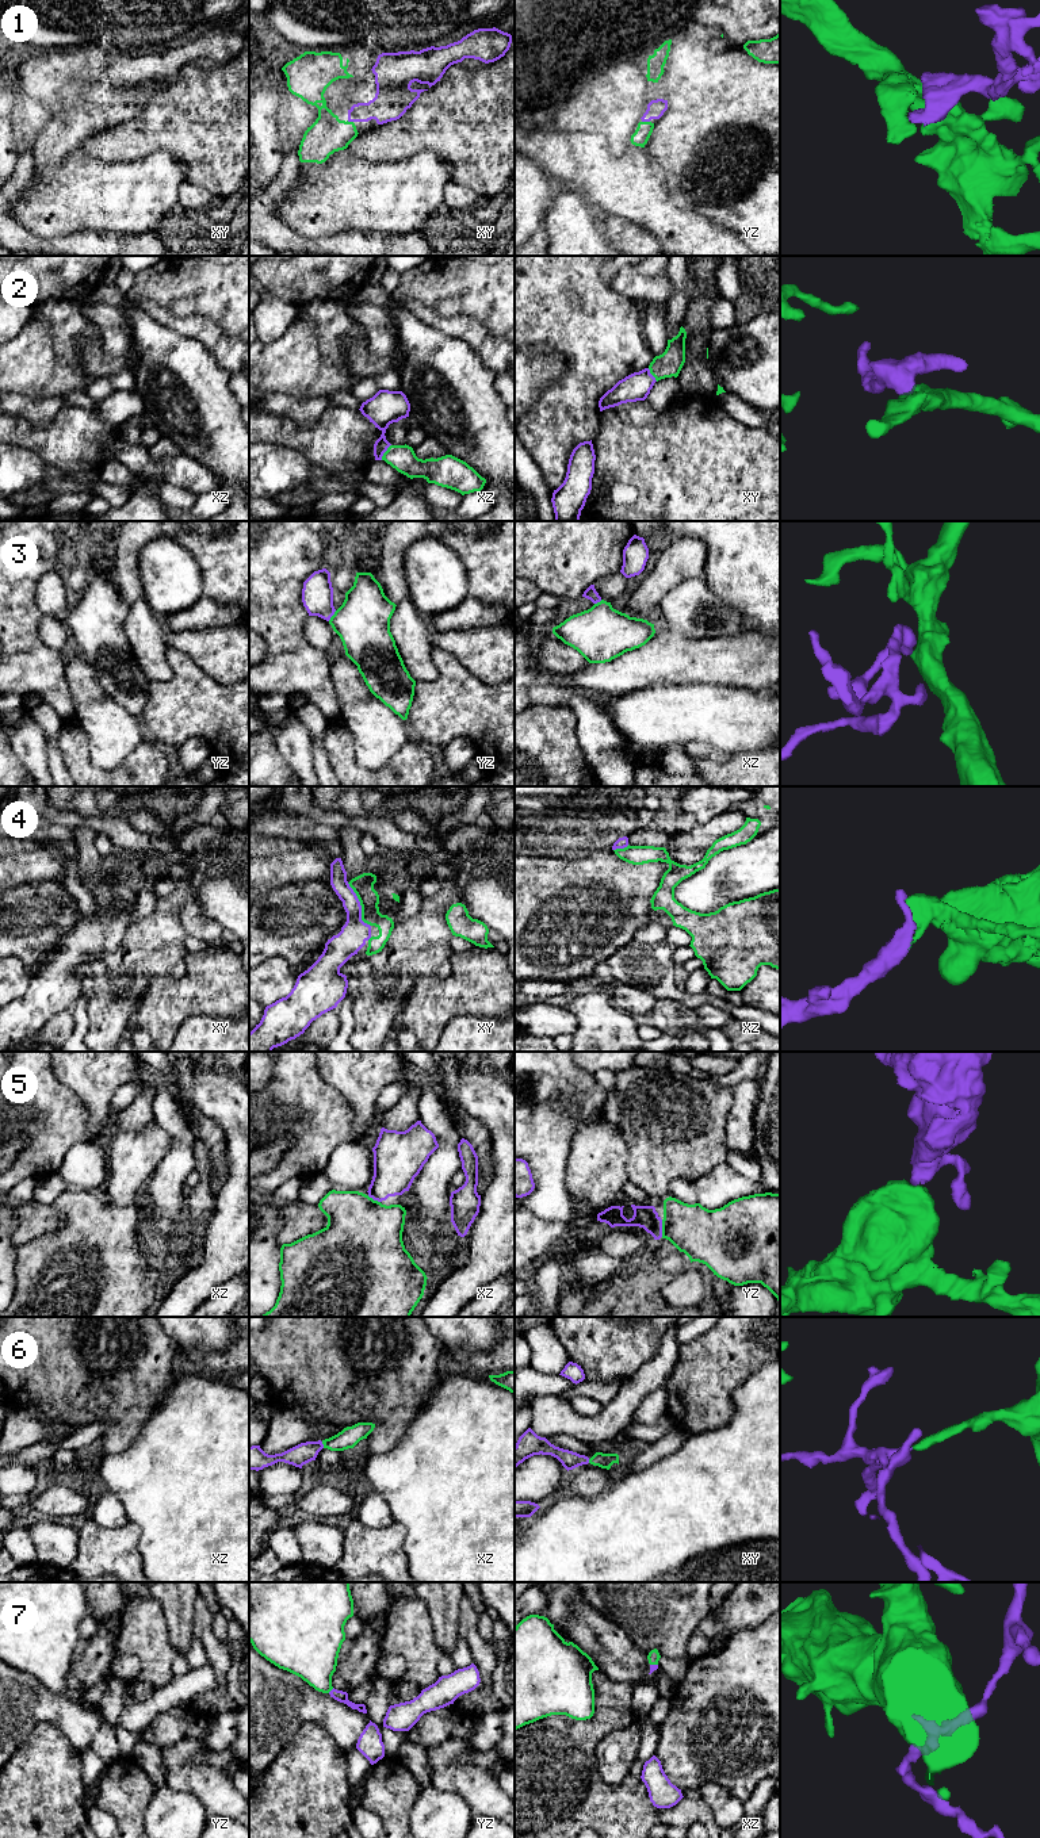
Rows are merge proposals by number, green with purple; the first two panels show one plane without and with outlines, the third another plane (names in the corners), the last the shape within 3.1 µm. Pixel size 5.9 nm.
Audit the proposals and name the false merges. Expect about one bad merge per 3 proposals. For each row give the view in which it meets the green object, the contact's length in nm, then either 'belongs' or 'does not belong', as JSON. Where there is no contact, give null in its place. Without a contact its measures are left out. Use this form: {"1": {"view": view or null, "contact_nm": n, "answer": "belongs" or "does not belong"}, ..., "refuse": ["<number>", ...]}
{"1": {"view": "yz", "contact_nm": 50, "answer": "belongs"}, "2": {"view": "xz", "contact_nm": 110, "answer": "belongs"}, "3": {"view": "yz", "contact_nm": 80, "answer": "belongs"}, "4": {"view": "xy", "contact_nm": 300, "answer": "belongs"}, "5": {"view": "yz", "contact_nm": 100, "answer": "belongs"}, "6": {"view": "xz", "contact_nm": 40, "answer": "belongs"}, "7": {"view": "yz", "contact_nm": 50, "answer": "belongs"}, "refuse": []}

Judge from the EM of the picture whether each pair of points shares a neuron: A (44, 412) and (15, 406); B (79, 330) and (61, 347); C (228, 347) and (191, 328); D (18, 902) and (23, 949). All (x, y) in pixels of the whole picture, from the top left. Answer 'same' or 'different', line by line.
A: same
B: same
C: same
D: same

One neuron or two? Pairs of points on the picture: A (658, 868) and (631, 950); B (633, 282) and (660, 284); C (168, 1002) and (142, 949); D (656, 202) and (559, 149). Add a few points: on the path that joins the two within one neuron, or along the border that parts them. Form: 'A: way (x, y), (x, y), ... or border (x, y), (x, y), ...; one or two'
A: border (633, 938), (607, 958); two
B: way (639, 284), (653, 284); one
C: border (184, 960), (179, 977), (156, 977), (142, 998); two
D: way (631, 191), (624, 186), (616, 186), (584, 171); one

